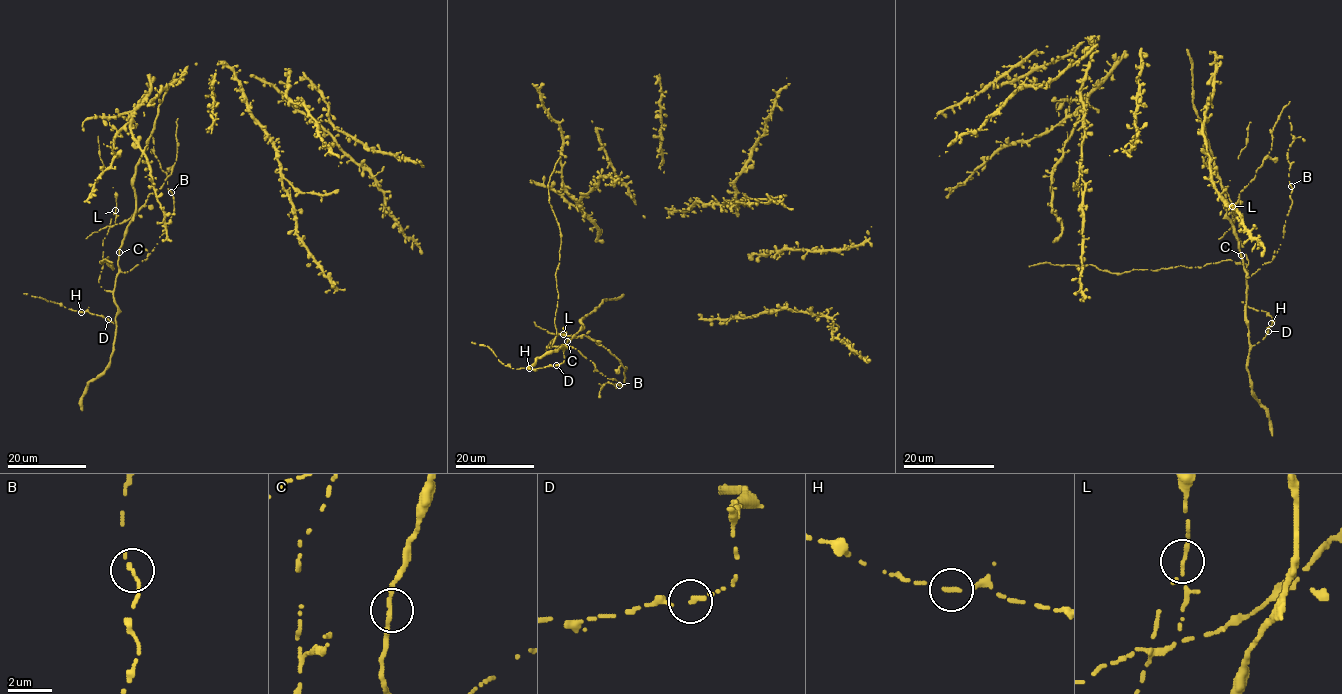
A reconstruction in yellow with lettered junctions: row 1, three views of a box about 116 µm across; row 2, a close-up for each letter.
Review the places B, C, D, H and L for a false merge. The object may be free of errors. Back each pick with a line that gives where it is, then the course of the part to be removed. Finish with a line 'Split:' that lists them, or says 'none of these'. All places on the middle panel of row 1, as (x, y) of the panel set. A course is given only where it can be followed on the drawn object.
L: (563, 334) | (563, 334), (584, 334), (608, 349), (625, 368), (626, 384)
Split: L

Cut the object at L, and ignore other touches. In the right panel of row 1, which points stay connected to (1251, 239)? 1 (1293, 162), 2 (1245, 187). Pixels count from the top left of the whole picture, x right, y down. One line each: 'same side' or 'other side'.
1: same side
2: other side

